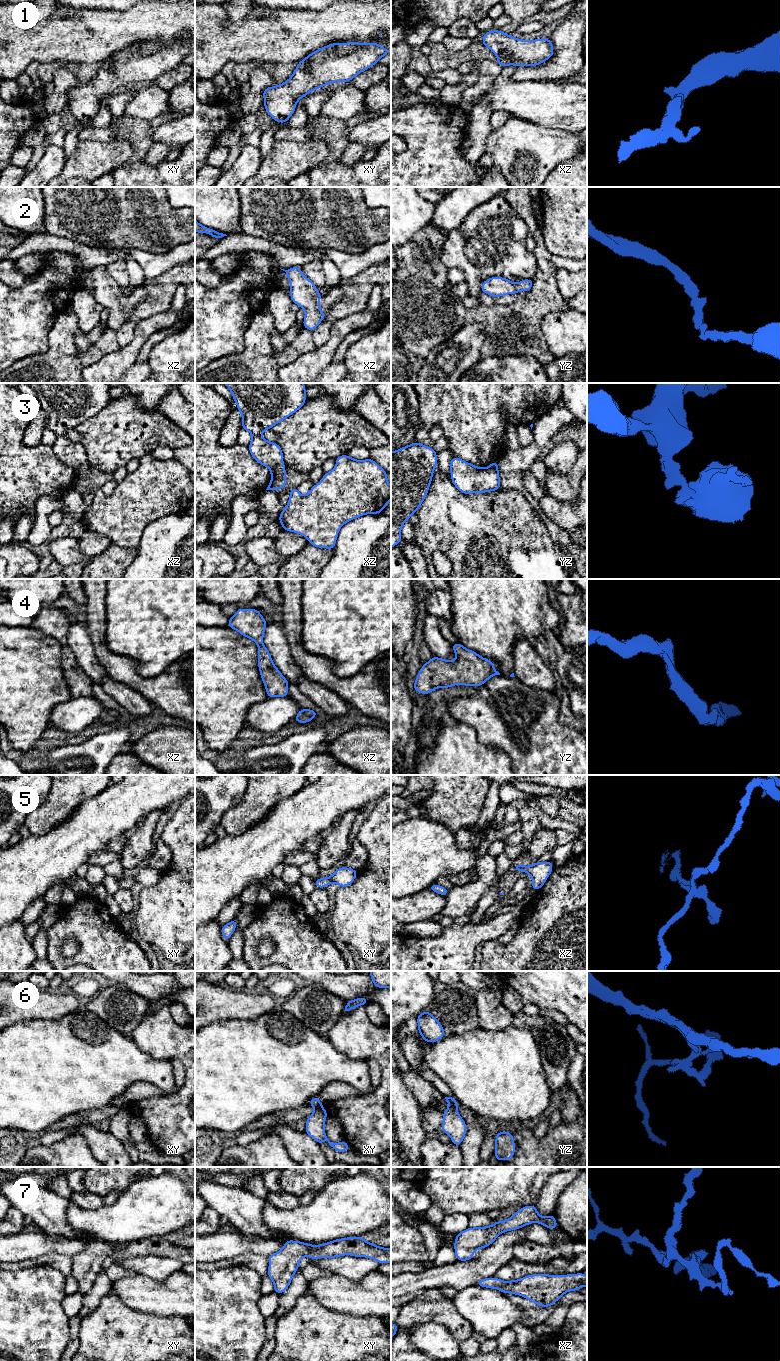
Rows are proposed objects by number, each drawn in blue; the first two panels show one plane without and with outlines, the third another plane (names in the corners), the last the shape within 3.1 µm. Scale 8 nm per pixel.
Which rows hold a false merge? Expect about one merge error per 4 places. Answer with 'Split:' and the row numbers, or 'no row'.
Split: 3, 6

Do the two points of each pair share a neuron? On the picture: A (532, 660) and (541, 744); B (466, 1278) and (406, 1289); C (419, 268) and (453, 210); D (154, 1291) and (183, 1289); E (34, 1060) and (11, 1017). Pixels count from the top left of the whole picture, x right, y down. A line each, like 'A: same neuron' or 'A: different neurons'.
A: different neurons
B: same neuron
C: different neurons
D: same neuron
E: different neurons

